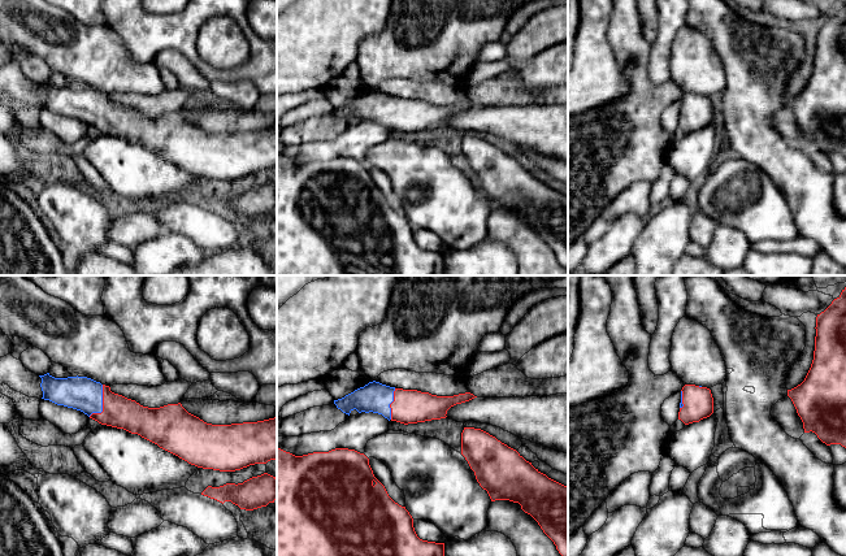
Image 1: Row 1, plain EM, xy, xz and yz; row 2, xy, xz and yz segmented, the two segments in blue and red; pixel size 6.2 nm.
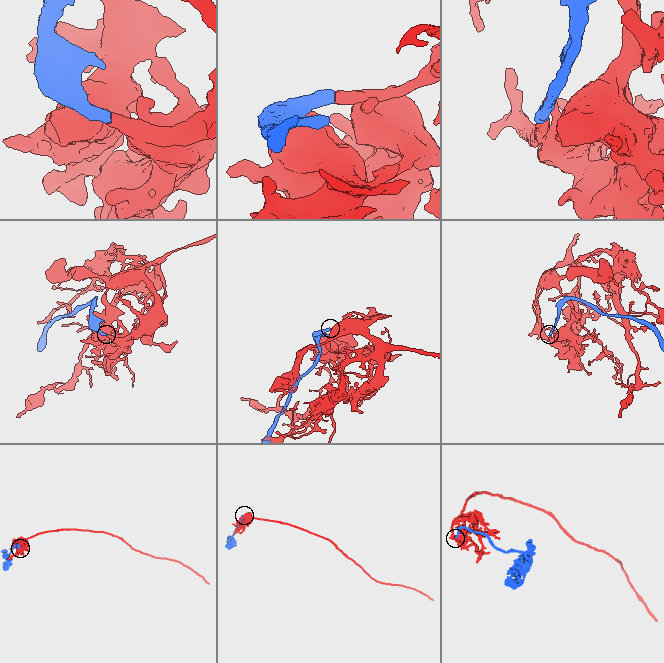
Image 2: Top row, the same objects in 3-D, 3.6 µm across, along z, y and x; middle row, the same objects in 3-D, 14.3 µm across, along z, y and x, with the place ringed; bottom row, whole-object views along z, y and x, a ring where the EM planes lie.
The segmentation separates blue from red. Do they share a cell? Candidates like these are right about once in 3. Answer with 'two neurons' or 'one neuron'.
one neuron

